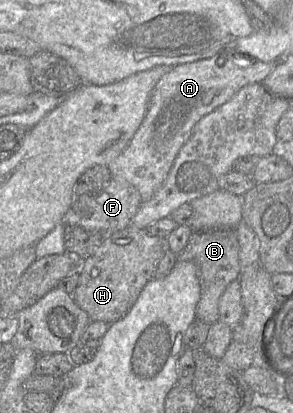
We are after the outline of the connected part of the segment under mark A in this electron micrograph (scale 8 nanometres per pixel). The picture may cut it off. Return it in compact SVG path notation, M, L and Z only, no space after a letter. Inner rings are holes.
M233 46L210 58L172 67L156 84L145 117L128 146L107 165L112 179L125 180L133 185L140 193L142 202L150 200L165 181L177 154L191 137L199 120L229 101L245 85L262 83L276 64L252 62L249 63L245 55L237 52Z

